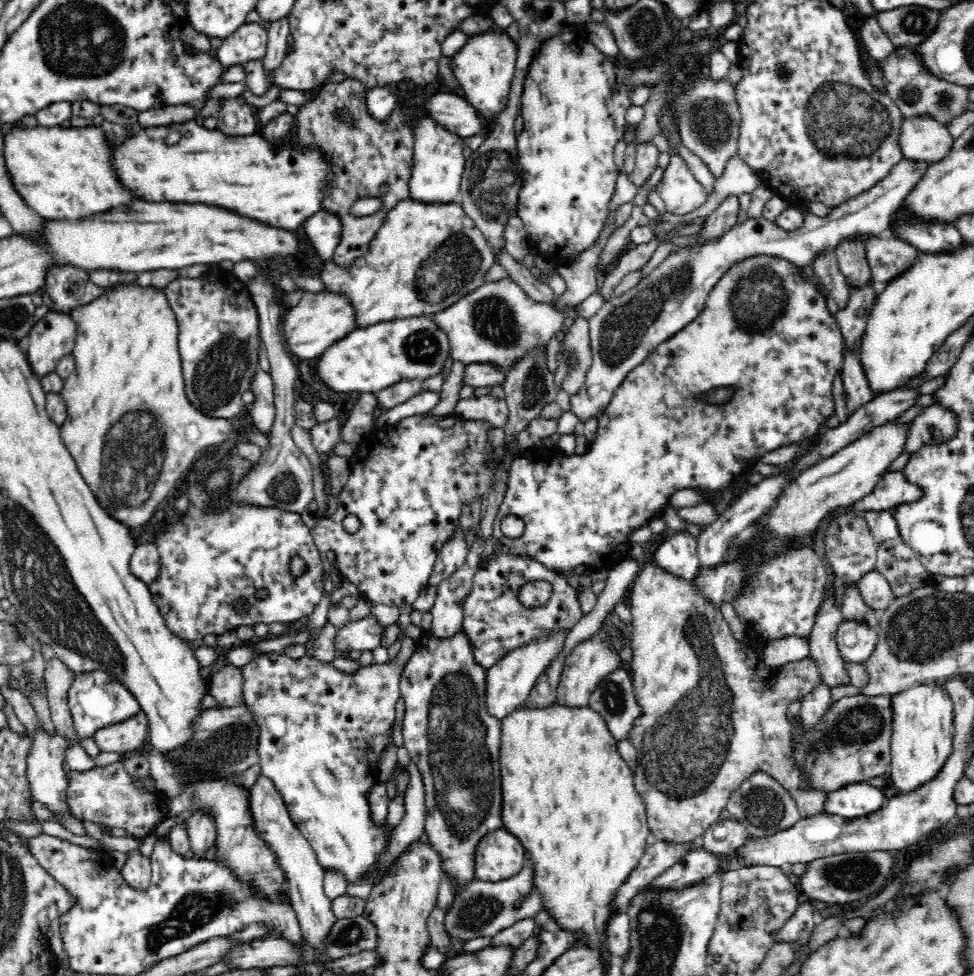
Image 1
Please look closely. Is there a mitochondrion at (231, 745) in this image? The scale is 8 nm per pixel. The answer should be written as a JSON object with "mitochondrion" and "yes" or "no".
{"mitochondrion":"yes"}

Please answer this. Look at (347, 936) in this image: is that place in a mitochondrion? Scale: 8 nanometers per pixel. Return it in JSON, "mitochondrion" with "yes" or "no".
{"mitochondrion":"yes"}

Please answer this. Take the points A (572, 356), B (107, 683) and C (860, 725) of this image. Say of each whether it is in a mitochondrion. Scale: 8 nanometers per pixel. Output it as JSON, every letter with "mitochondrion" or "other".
{"A":"mitochondrion","B":"mitochondrion","C":"mitochondrion"}

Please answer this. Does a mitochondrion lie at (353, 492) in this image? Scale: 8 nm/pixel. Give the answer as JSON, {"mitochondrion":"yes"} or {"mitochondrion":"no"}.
{"mitochondrion":"no"}

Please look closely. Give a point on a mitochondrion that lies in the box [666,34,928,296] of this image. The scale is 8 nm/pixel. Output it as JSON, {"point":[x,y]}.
{"point":[841,123]}

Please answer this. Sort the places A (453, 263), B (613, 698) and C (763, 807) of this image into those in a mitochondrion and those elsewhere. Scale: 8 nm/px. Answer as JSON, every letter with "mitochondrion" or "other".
{"A":"mitochondrion","B":"mitochondrion","C":"mitochondrion"}

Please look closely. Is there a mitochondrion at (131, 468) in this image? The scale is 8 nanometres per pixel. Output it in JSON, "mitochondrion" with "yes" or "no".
{"mitochondrion":"yes"}

